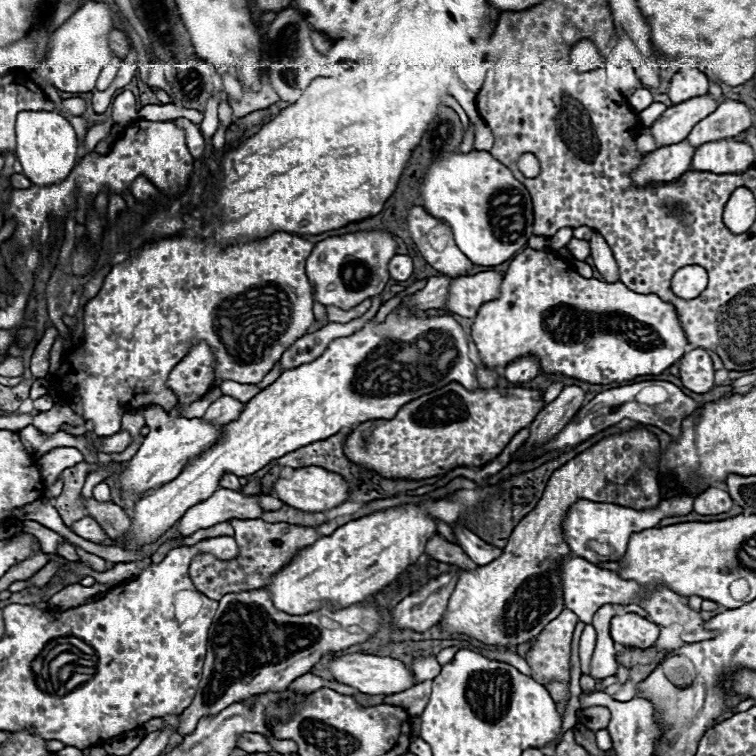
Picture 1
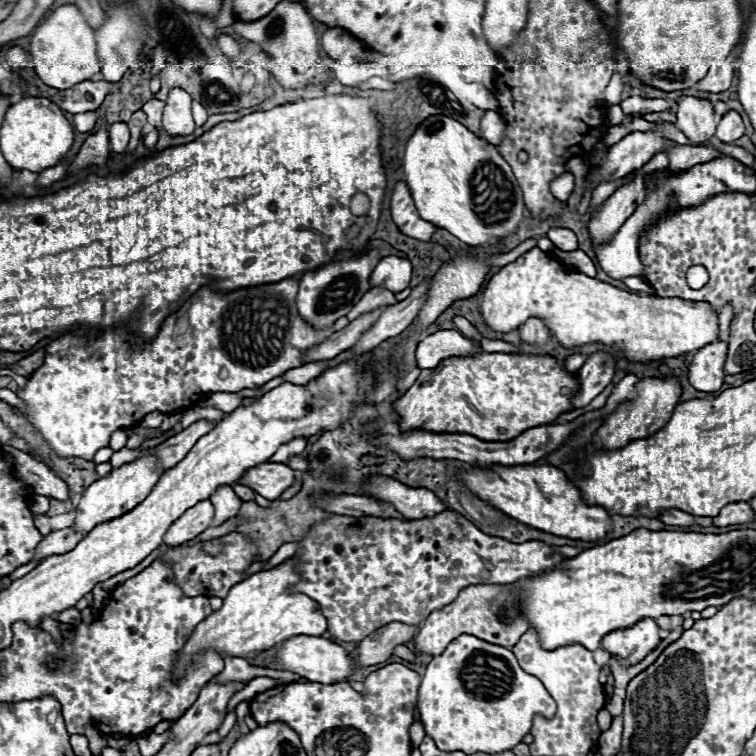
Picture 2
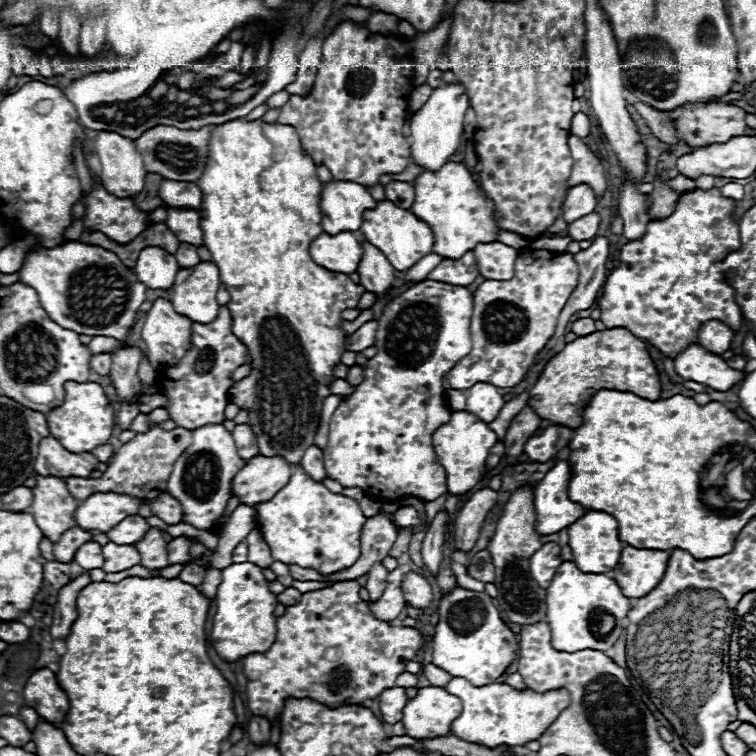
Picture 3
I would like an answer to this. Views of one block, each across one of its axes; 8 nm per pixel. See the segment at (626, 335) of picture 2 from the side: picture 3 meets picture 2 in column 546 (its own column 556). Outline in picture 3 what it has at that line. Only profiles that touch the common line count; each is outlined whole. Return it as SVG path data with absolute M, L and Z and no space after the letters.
M526 250L516 258L514 276L510 280L486 280L474 292L474 312L470 320L470 336L472 350L462 360L454 364L454 368L446 374L450 388L466 390L476 382L488 382L498 388L512 388L522 382L528 368L534 364L538 352L552 338L558 316L566 306L570 294L578 284L578 266L568 252L550 252L547 250Z

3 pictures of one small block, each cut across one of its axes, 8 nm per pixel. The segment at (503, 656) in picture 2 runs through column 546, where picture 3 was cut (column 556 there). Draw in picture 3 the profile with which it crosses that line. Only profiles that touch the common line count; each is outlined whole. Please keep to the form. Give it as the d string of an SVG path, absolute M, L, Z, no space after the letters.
M454 676L446 686L450 694L462 698L462 714L452 722L452 734L466 742L478 742L484 746L524 746L530 740L538 740L538 736L558 718L558 714L570 704L570 696L566 690L536 694L530 688L524 692L516 692L508 684L486 684L472 686L464 678Z

